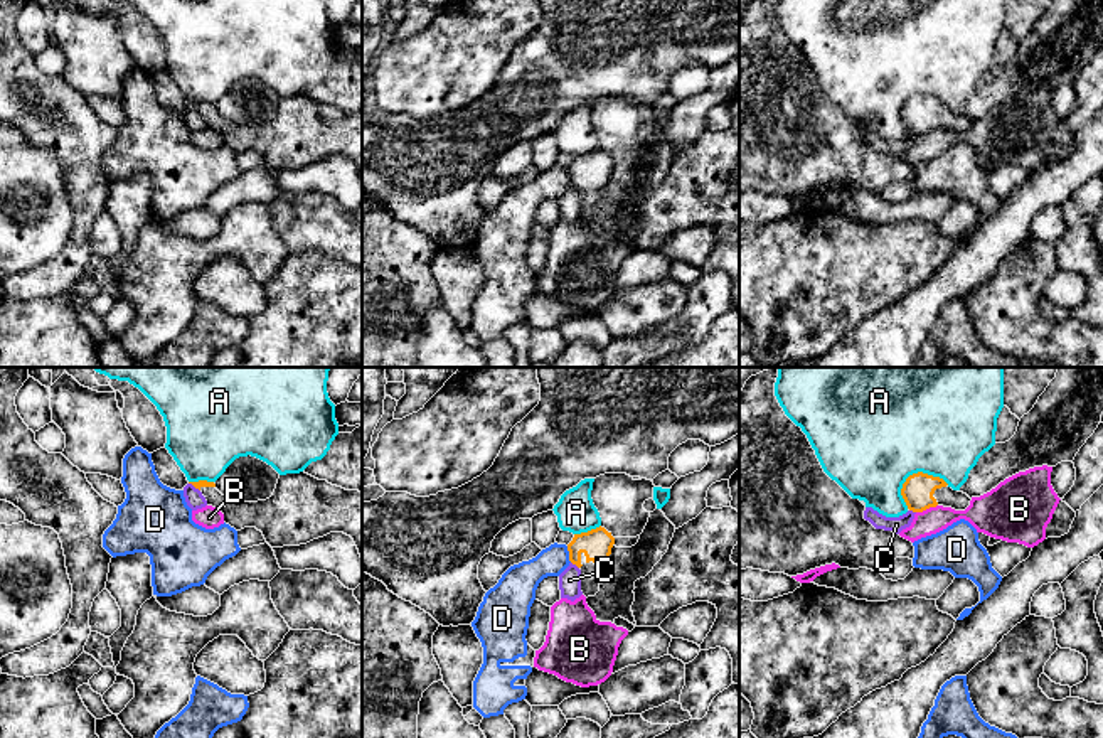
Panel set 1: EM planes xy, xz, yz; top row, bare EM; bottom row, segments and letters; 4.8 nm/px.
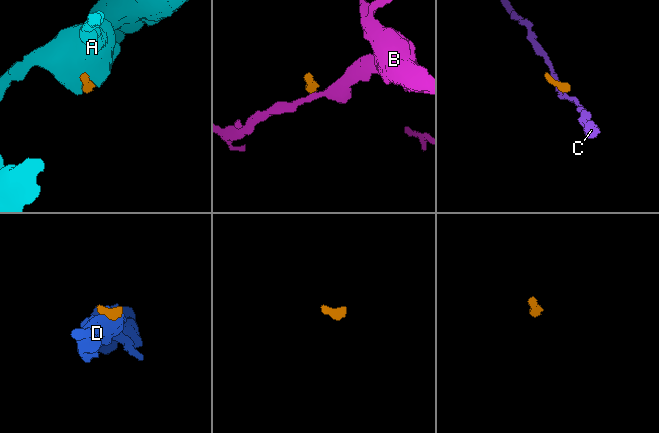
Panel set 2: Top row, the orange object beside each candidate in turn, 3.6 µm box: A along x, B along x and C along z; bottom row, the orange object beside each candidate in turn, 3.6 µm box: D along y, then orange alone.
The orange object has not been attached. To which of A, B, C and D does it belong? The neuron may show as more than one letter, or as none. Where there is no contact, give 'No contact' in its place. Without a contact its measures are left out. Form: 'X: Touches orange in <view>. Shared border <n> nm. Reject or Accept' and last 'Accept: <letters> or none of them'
A: Touches orange in yz. Shared border 240 nm. Reject
B: Touches orange in yz. Shared border 110 nm. Reject
C: Touches orange in xz. Shared border 50 nm. Reject
D: Touches orange in xz. Shared border 80 nm. Reject
Accept: none of them

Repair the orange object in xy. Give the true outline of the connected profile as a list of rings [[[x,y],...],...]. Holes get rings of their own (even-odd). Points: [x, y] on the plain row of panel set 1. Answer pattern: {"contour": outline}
{"contour": [[[305,94],[280,98],[273,118],[258,125],[236,125],[222,118],[214,104],[189,104],[202,115],[207,128],[224,136],[224,145],[241,153],[256,150],[271,170],[300,168],[330,155],[350,158],[362,180],[362,115],[345,113]]]}

